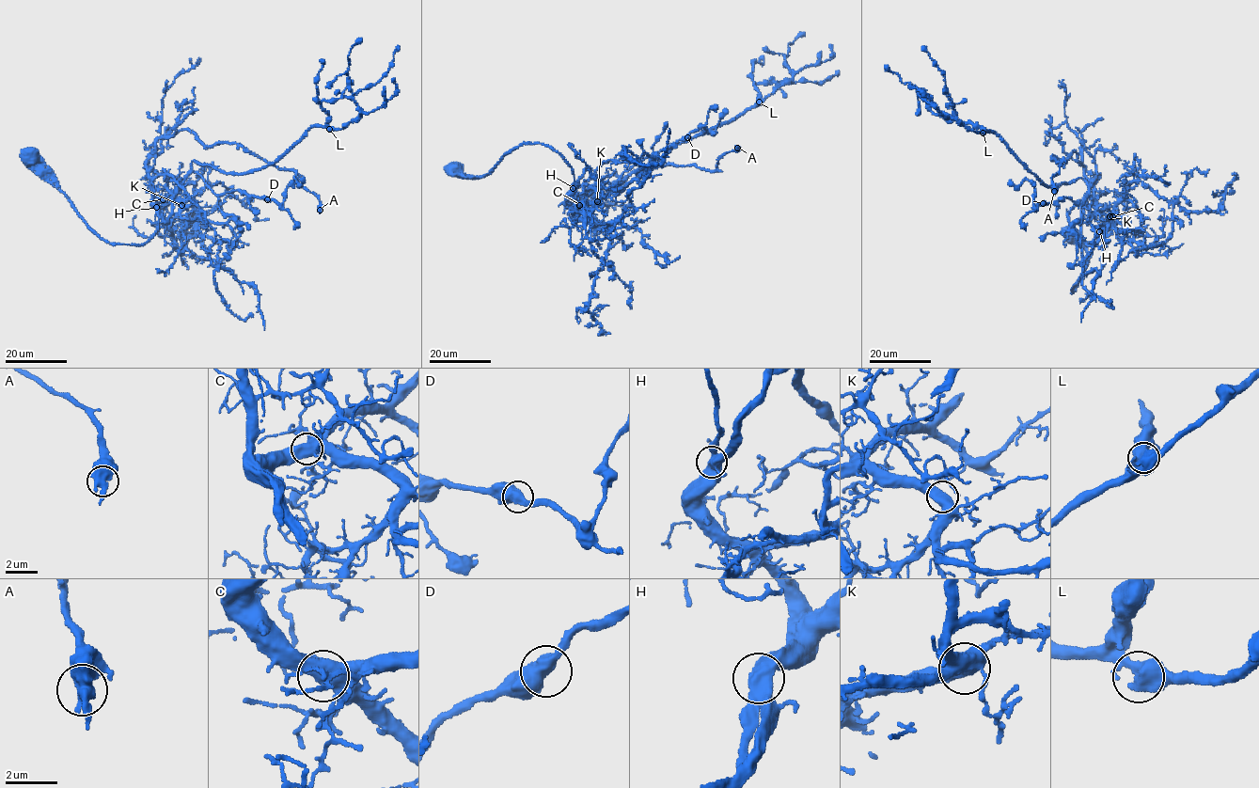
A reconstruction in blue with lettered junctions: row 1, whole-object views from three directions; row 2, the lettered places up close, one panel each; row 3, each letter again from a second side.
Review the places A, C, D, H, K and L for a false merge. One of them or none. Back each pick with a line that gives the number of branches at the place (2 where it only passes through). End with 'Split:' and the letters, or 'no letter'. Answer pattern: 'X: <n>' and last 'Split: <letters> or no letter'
Split: no letter

